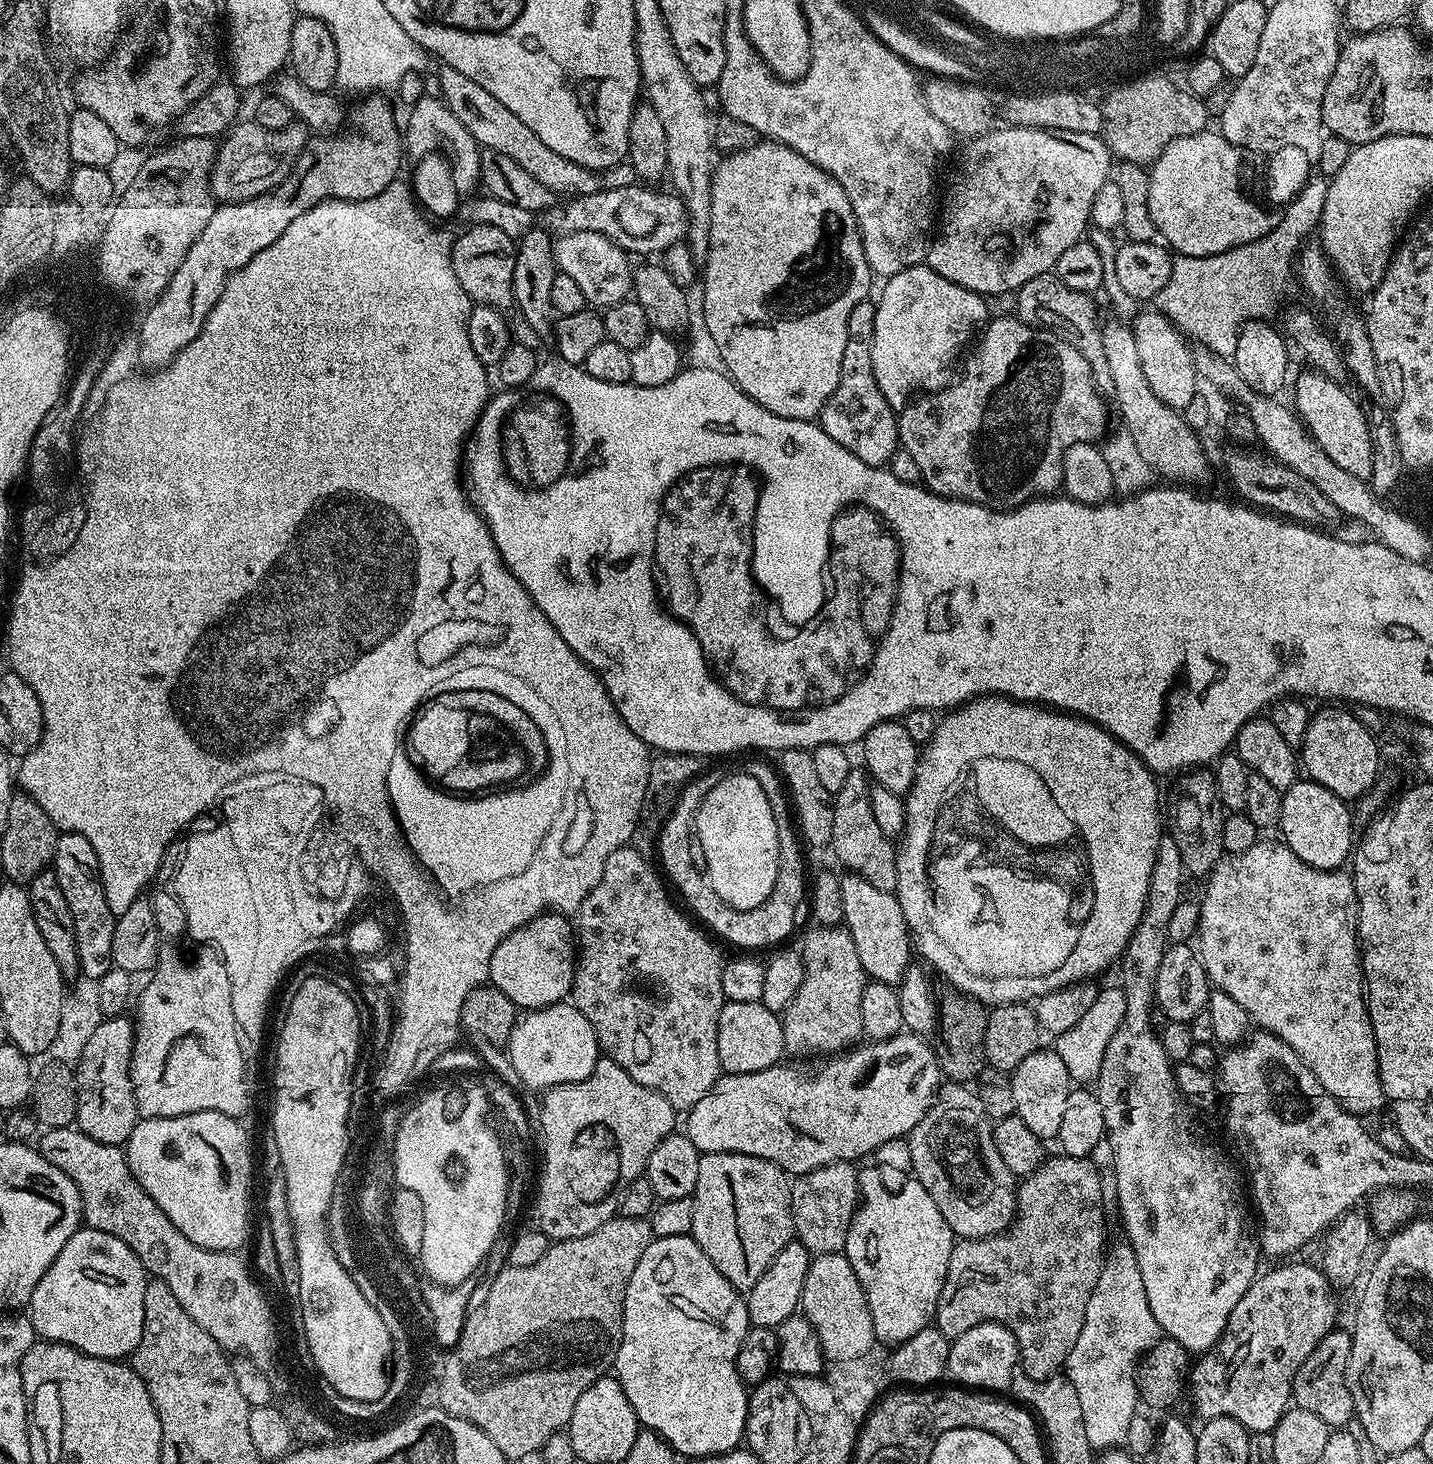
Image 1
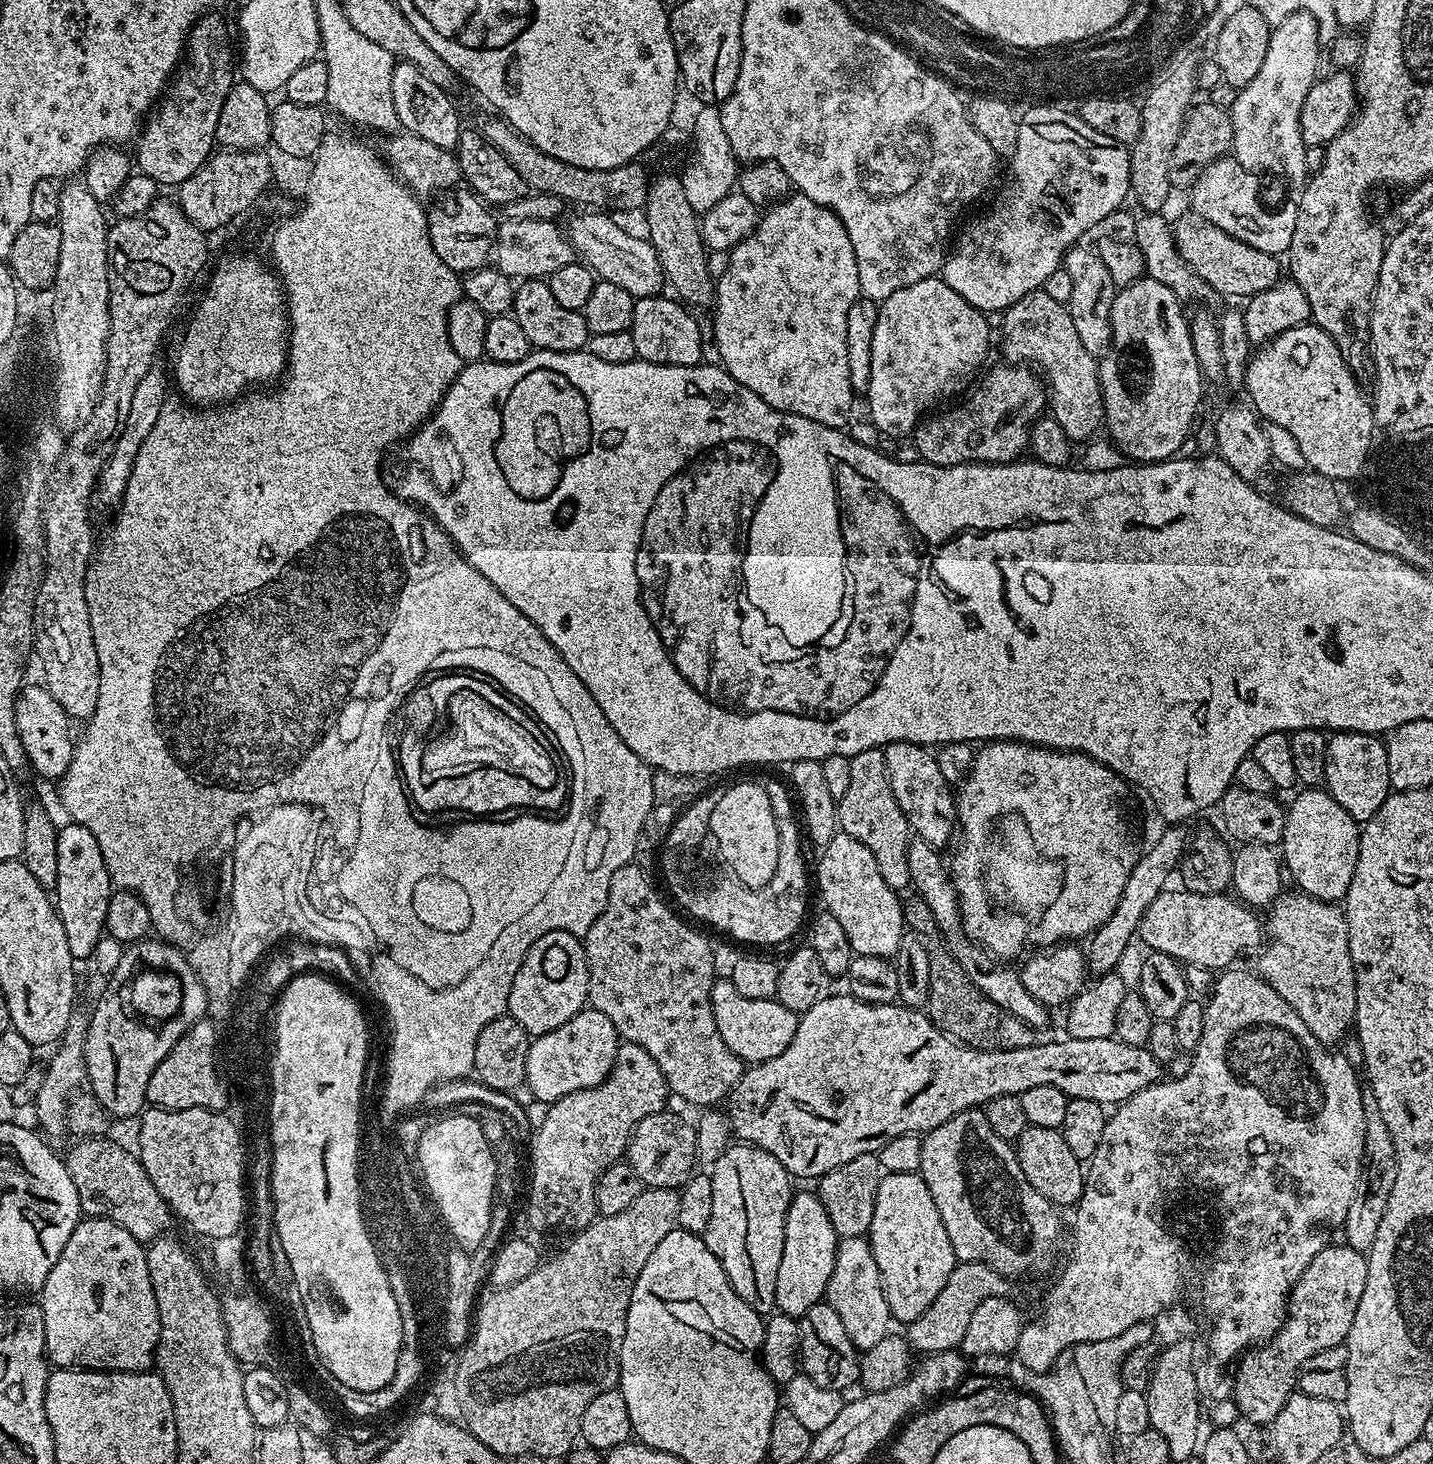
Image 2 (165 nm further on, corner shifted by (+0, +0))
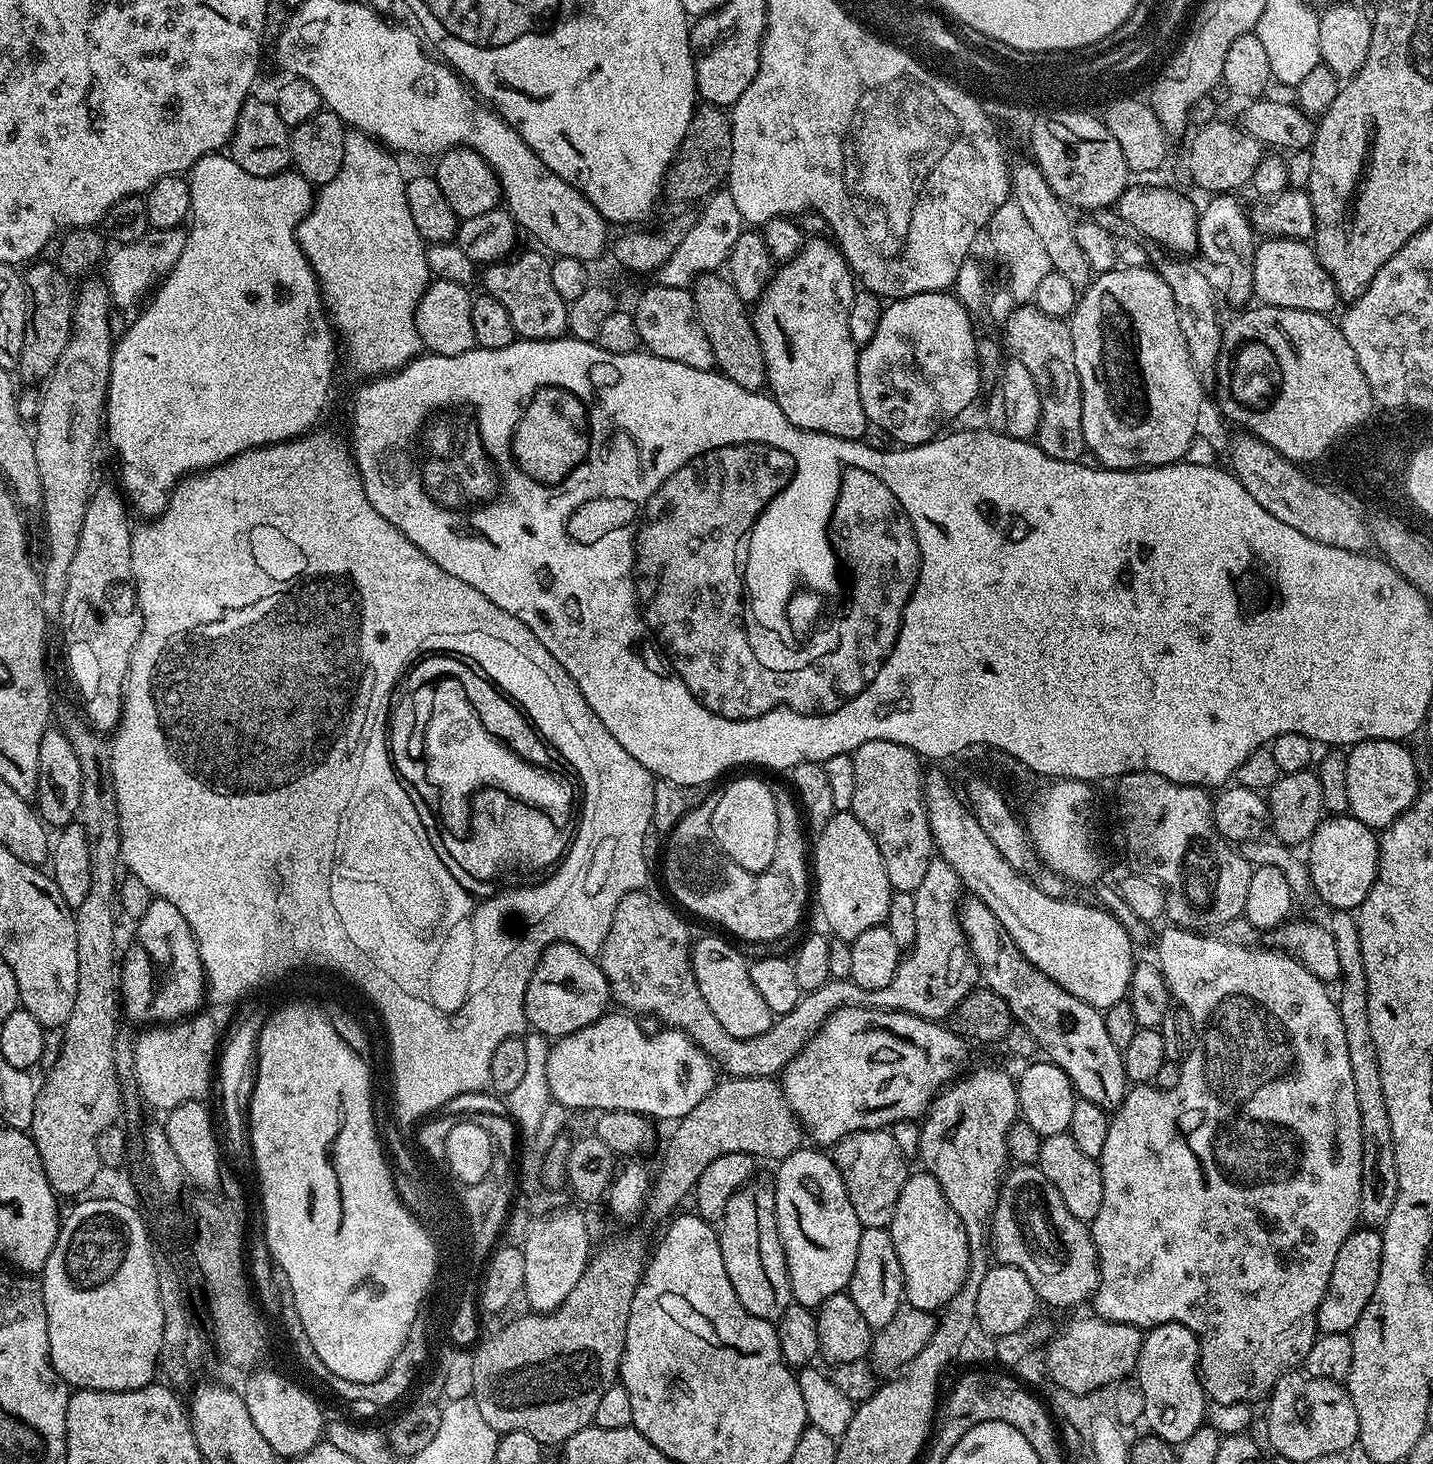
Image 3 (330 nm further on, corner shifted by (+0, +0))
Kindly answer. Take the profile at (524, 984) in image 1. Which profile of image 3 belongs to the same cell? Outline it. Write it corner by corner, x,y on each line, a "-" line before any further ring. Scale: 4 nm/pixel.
552,944
544,953
530,978
530,986
526,988
524,1012
528,1015
528,1023
535,1031
549,1038
569,1036
605,1015
610,1008
608,979
599,963
587,956
573,944

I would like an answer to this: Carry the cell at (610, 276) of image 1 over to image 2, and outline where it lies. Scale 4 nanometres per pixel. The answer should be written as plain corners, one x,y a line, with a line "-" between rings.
503,219
494,233
495,267
514,280
525,280
549,277
559,272
562,266
575,263
573,246
563,229
556,225
558,224
551,220

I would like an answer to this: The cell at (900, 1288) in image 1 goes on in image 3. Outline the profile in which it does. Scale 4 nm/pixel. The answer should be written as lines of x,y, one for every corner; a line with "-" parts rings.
917,1170
909,1175
902,1194
898,1194
890,1231
898,1262
902,1262
905,1301
923,1312
943,1309
958,1294
968,1273
968,1243
958,1214
931,1174

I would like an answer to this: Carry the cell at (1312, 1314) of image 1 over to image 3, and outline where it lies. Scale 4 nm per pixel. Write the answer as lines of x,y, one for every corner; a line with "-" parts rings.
1357,1227
1356,1231
1346,1238
1346,1242
1342,1242
1342,1250
1338,1250
1338,1258
1334,1258
1328,1293
1322,1298
1316,1315
1316,1326
1321,1333
1351,1333
1352,1327
1356,1325
1358,1318
1362,1318
1362,1310
1366,1310
1378,1286
1381,1254
1382,1235
1375,1228

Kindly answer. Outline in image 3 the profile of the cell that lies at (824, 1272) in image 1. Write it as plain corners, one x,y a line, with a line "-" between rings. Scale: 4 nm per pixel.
866,1228
858,1238
858,1262
854,1262
854,1274
846,1289
848,1296
866,1318
868,1327
875,1330
886,1326
890,1318
905,1303
902,1262
894,1250
892,1234
888,1228

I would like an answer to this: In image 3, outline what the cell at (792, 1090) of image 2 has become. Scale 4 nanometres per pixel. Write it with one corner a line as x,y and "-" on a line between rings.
867,1006
863,1008
839,1008
820,1027
818,1034
814,1034
814,1038
810,1038
808,1045
784,1067
778,1083
783,1088
786,1102
795,1114
796,1119
799,1120
800,1127
806,1133
807,1139
809,1136
812,1139
809,1141
816,1146
834,1146
842,1138
846,1138
855,1132
878,1130
879,1128
888,1130
891,1129
892,1125
903,1120
919,1121
932,1107
933,1100
940,1095
942,1089
957,1079
958,1073
961,1071
961,1069
959,1070
960,1063
964,1060
964,1047
966,1047
965,1041
957,1036
951,1027
934,1020
923,1020
909,1012
891,1012
885,1008
869,1008

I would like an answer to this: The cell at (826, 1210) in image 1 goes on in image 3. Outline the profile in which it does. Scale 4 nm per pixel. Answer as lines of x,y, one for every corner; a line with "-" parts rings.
879,1128
855,1132
837,1142
830,1155
837,1170
842,1174
846,1194
850,1194
850,1206
854,1206
854,1214
858,1214
861,1229
888,1228
894,1218
894,1208
898,1206
898,1194
902,1194
902,1186
910,1175
909,1157
904,1156
902,1150
898,1150
898,1142
894,1142
891,1131

